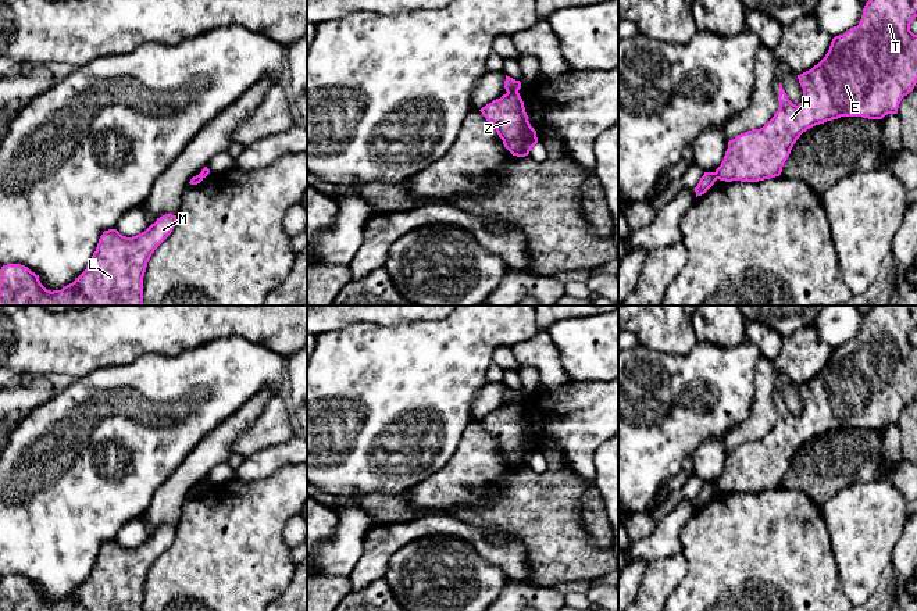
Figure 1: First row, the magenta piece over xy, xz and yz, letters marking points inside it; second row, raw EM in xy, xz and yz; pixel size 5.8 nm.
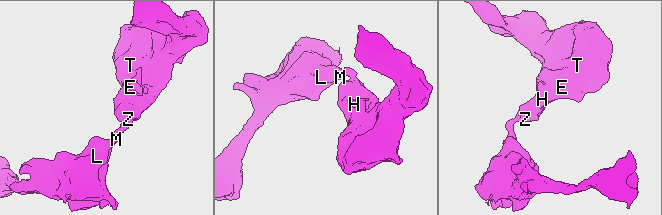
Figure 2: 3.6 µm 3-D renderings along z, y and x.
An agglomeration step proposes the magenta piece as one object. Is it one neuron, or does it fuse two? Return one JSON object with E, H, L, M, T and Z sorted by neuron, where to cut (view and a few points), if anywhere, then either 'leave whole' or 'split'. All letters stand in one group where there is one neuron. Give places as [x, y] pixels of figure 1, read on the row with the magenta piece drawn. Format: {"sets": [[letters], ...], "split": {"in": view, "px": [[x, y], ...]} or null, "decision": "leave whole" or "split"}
{"sets": [["E", "H", "T", "Z"], ["L", "M"]], "split": {"in": "xz", "px": [[517, 90], [507, 93]]}, "decision": "split"}

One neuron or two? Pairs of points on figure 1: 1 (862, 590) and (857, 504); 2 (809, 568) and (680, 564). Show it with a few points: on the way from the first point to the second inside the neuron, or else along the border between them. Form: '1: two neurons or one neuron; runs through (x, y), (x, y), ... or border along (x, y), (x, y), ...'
1: one neuron; runs through (857, 570), (857, 525)
2: two neurons; border along (682, 551), (687, 560), (687, 574), (671, 593)

